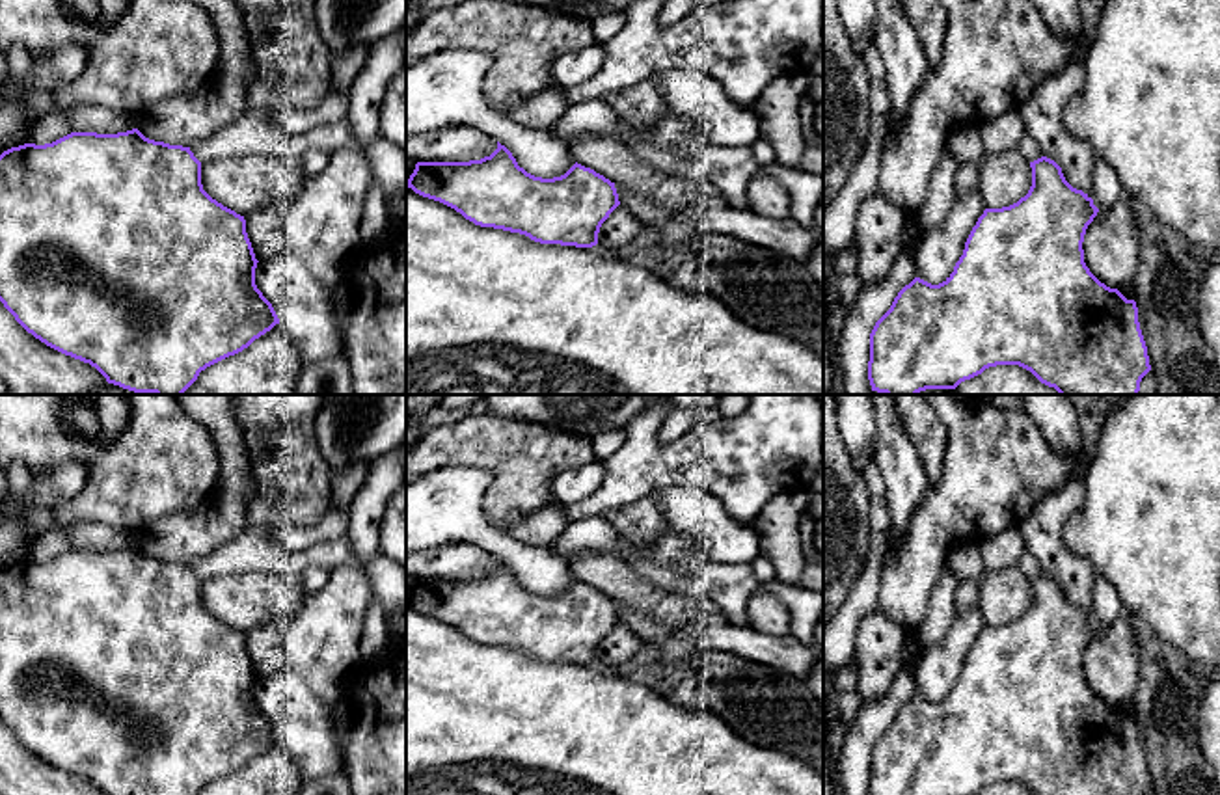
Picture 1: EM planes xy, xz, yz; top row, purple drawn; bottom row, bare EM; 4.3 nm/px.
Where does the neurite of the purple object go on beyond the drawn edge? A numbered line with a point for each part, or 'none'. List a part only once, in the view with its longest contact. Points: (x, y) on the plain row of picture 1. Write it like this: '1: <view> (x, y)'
none

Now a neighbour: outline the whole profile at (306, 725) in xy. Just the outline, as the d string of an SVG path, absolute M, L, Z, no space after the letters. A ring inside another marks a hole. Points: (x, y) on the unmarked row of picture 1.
M283 668L259 678L255 702L305 780L345 771L335 704L322 702L296 672Z

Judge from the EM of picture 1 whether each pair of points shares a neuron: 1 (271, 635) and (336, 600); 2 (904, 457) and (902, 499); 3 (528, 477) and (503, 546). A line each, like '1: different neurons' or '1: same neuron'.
1: different neurons
2: same neuron
3: different neurons

